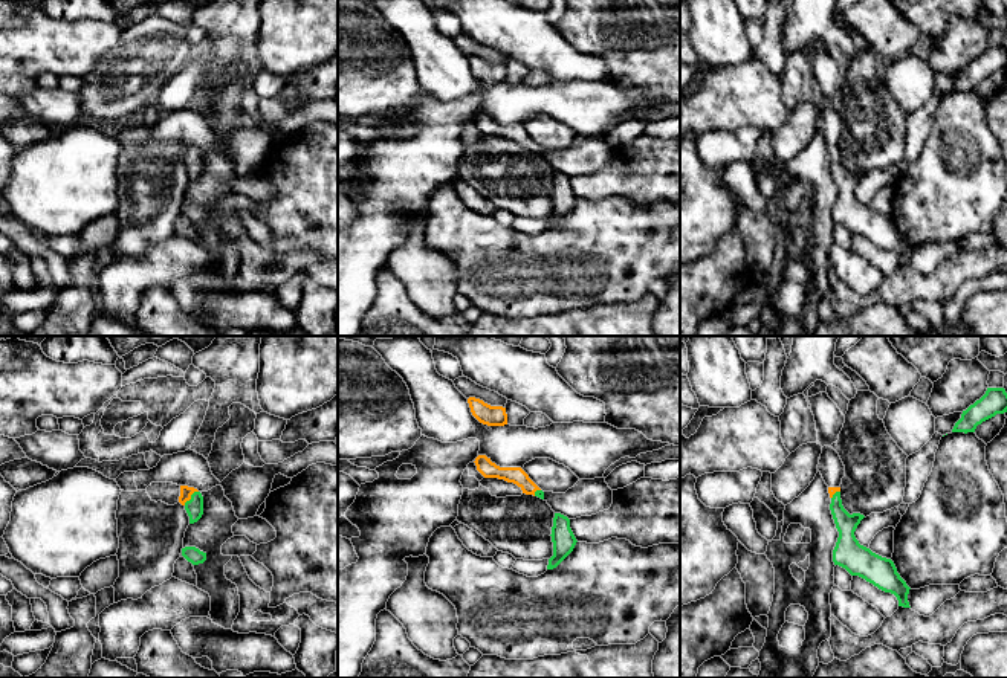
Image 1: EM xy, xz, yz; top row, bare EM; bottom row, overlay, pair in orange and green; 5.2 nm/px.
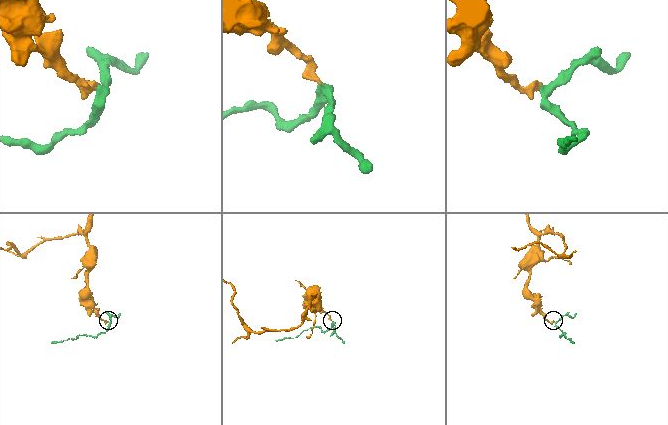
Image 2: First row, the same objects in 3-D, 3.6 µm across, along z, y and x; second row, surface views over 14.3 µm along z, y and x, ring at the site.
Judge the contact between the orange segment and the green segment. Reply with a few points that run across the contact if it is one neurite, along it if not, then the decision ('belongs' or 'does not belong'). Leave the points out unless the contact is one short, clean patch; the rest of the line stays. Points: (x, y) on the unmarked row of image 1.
line xy (185, 150), (190, 154), (194, 165); belongs

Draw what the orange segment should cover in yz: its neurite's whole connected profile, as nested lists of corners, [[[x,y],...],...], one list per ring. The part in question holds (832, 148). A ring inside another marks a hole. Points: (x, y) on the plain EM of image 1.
[[[828,145],[831,156],[830,168],[839,189],[833,208],[833,220],[845,226],[851,234],[859,234],[885,250],[897,255],[899,264],[911,266],[908,260],[909,244],[897,231],[891,217],[873,211],[859,202],[854,189],[865,176],[860,171],[850,173],[840,157],[840,145]]]

